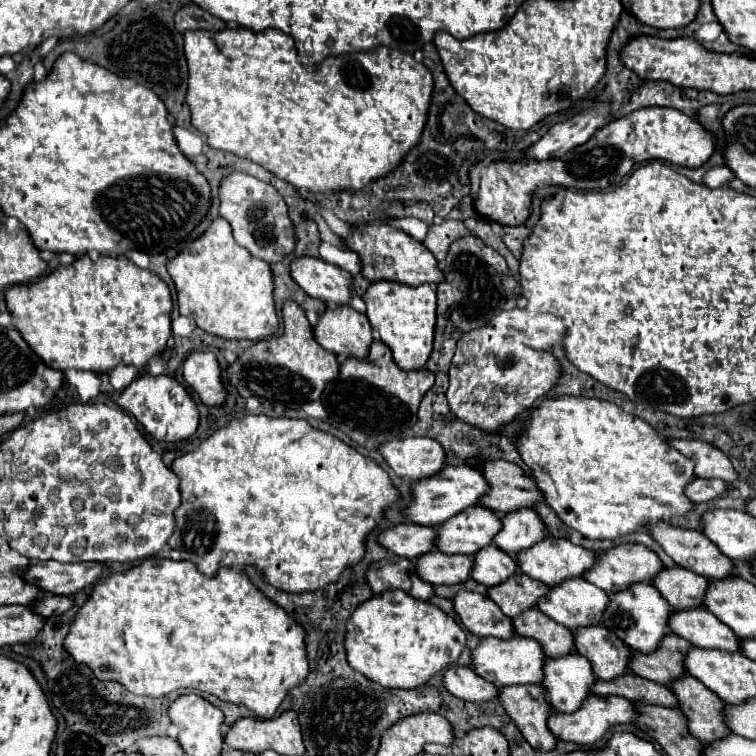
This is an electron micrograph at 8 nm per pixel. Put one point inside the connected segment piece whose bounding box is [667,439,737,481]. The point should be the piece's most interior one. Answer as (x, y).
(709, 462)

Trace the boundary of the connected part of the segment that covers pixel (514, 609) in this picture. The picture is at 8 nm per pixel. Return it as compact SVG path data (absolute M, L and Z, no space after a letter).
M519 573L511 575L507 583L493 585L493 589L487 589L487 597L497 603L507 617L515 617L525 609L531 609L545 595L547 589L547 585L541 585L539 581Z

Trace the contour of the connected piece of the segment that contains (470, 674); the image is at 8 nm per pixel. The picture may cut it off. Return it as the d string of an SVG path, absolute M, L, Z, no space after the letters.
M447 667L443 683L451 695L463 701L491 701L497 697L497 687L479 677L471 667Z

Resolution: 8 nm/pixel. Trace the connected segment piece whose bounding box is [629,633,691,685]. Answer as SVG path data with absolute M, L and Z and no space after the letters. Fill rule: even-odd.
M667 633L665 639L661 639L657 651L653 653L633 653L631 661L629 661L629 669L631 673L645 677L649 681L667 685L669 681L673 681L675 677L681 677L685 673L683 669L683 657L685 651L691 647L691 643L687 643L685 639Z

